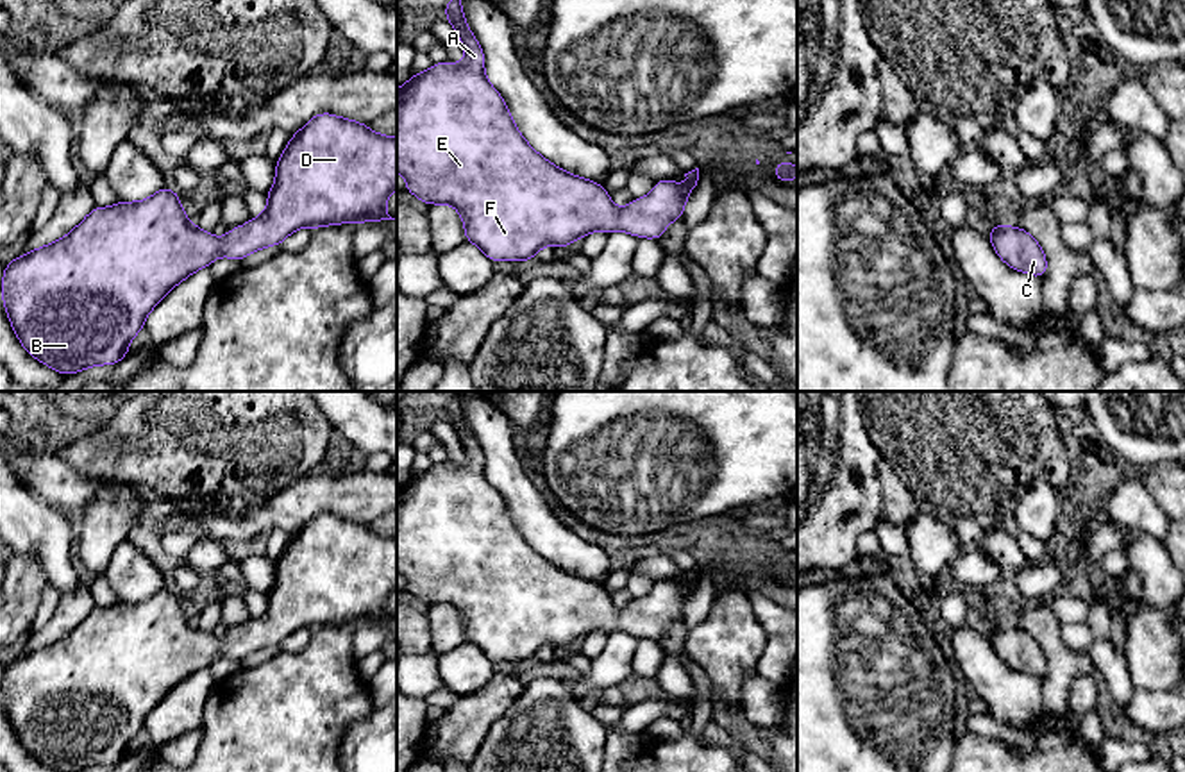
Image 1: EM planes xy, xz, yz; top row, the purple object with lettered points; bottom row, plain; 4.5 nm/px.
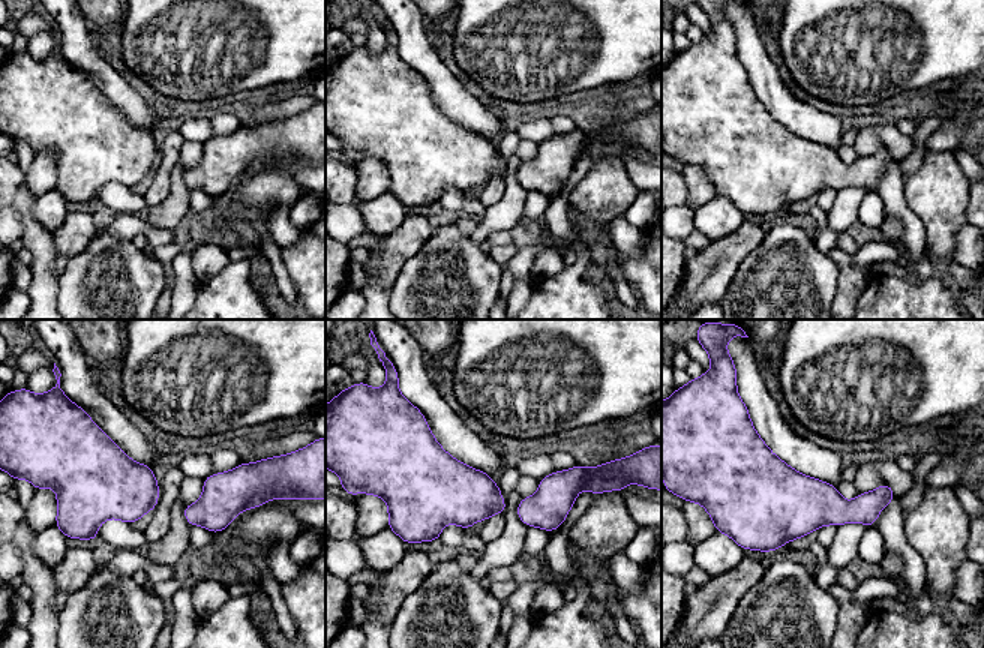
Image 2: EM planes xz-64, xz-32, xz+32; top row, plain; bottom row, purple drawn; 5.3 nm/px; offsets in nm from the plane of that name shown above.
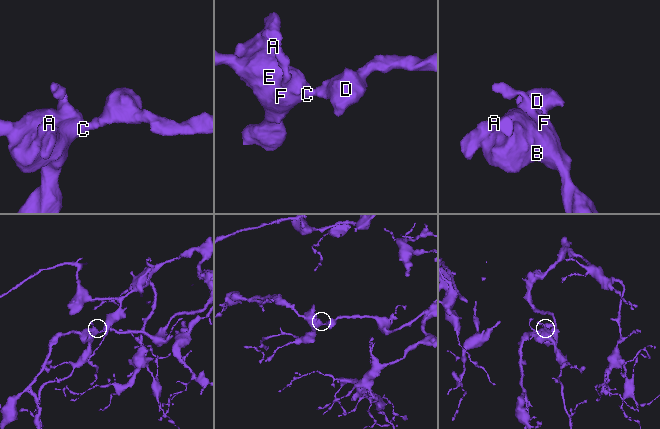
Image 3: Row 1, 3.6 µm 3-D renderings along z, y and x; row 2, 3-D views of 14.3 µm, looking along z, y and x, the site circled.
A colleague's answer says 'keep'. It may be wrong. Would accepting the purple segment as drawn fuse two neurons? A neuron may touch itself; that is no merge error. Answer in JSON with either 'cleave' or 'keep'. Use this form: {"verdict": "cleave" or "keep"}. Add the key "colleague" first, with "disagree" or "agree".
{"colleague": "agree", "verdict": "keep"}

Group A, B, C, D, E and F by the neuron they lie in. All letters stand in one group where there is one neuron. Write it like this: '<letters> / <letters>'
A B C D E F

